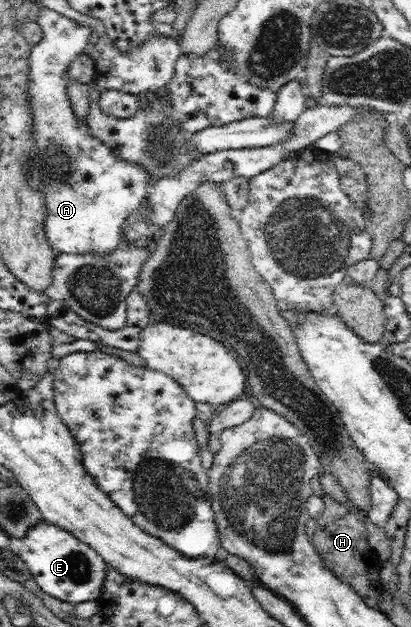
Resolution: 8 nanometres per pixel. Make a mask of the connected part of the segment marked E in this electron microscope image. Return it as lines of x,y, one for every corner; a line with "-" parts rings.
44,520
36,526
32,526
26,536
22,538
22,548
18,552
29,572
39,584
39,587
48,595
56,597
67,603
74,605
79,602
100,599
100,594
104,590
104,581
107,576
107,565
105,560
89,544
78,540
71,532
48,523

